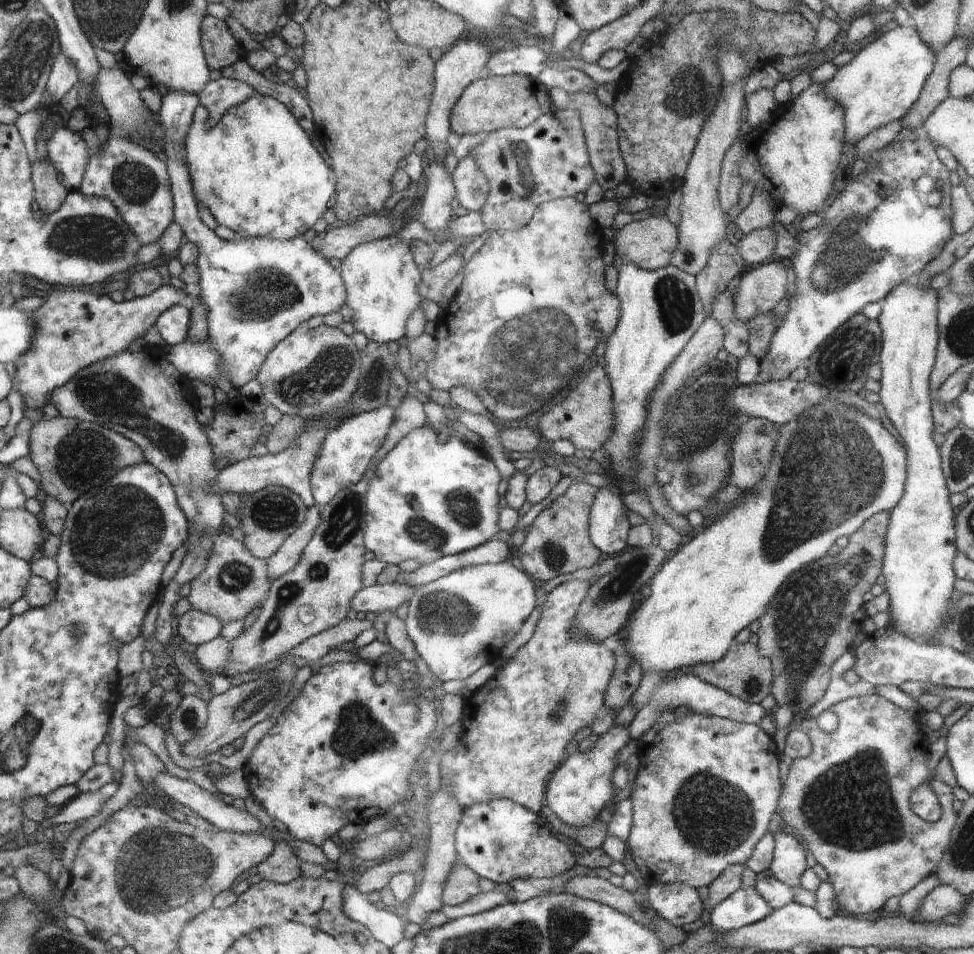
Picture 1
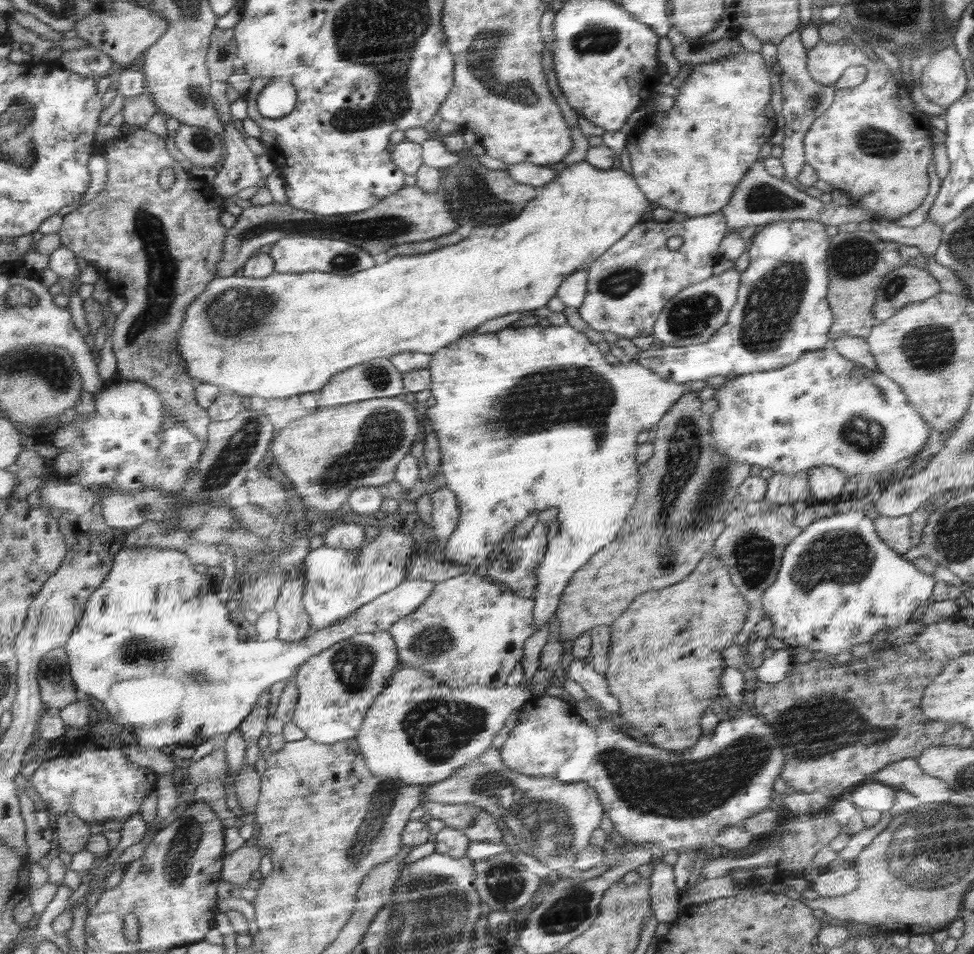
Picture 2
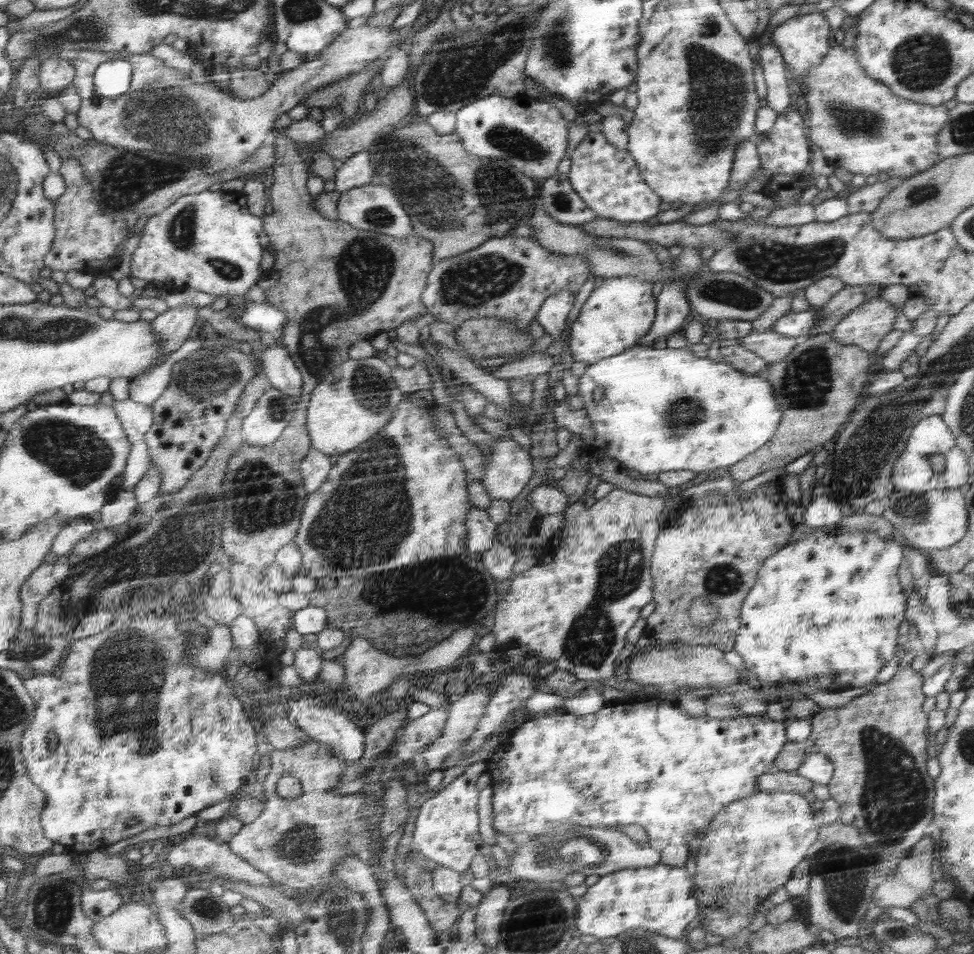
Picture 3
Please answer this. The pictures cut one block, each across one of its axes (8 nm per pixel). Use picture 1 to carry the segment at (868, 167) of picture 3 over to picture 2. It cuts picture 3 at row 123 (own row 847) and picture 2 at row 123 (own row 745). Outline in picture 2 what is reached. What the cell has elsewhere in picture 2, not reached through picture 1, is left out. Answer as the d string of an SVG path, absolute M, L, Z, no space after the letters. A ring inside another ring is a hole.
M848 37L840 39L835 43L824 42L821 40L814 48L812 48L812 50L806 52L806 56L807 68L810 72L811 78L815 80L815 82L826 86L828 91L831 91L833 102L826 112L820 115L816 122L810 126L810 129L804 136L803 144L805 162L816 169L816 174L818 174L820 180L828 182L828 184L831 184L834 189L845 190L851 198L852 202L850 205L868 210L871 214L884 220L896 221L900 217L908 215L908 212L916 210L916 208L922 204L924 196L928 194L928 184L930 184L930 180L928 180L928 162L930 162L932 146L934 146L934 144L932 144L932 140L930 140L929 120L926 120L924 113L916 111L910 98L911 90L902 82L902 80L896 79L895 76L891 74L891 71L886 67L884 62L881 62L880 60L877 62L870 61L868 56L866 56L866 54L864 54ZM850 66L865 66L866 72L868 73L866 80L864 80L862 84L854 86L854 88L840 88L840 90L837 90L834 85L838 82L838 79L844 74L844 72L850 68Z

